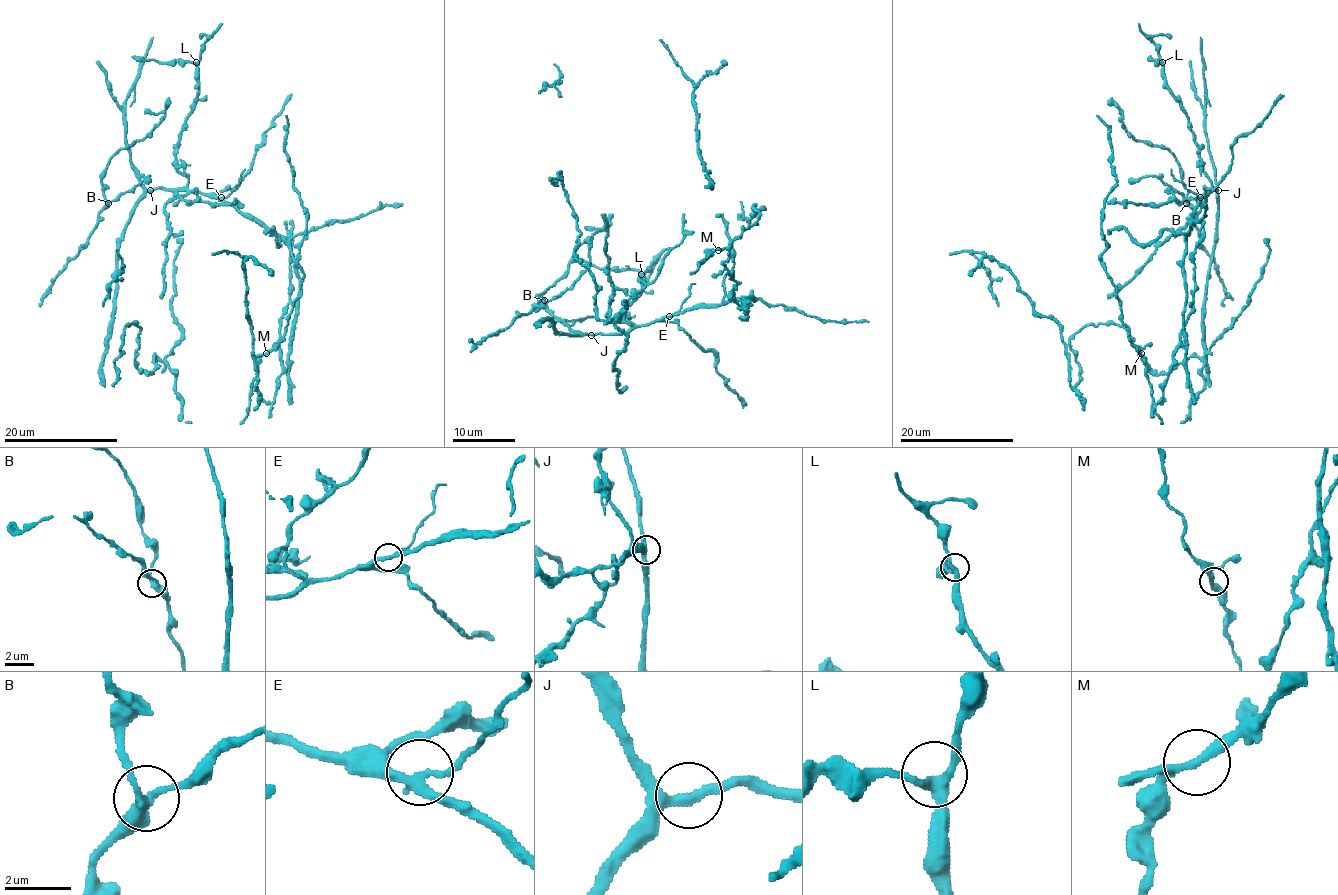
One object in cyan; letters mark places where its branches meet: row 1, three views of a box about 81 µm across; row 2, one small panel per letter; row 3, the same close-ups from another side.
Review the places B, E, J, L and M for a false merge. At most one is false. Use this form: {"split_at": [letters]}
{"split_at": ["E"]}

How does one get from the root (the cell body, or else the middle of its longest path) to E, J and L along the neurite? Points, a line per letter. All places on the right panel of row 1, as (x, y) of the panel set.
E: (1191, 221), (1200, 197)
J: (1191, 221), (1200, 200), (1209, 191), (1218, 190)
L: (1191, 221), (1195, 208), (1212, 188), (1212, 181), (1202, 170), (1199, 146), (1189, 119), (1166, 83), (1162, 62)

